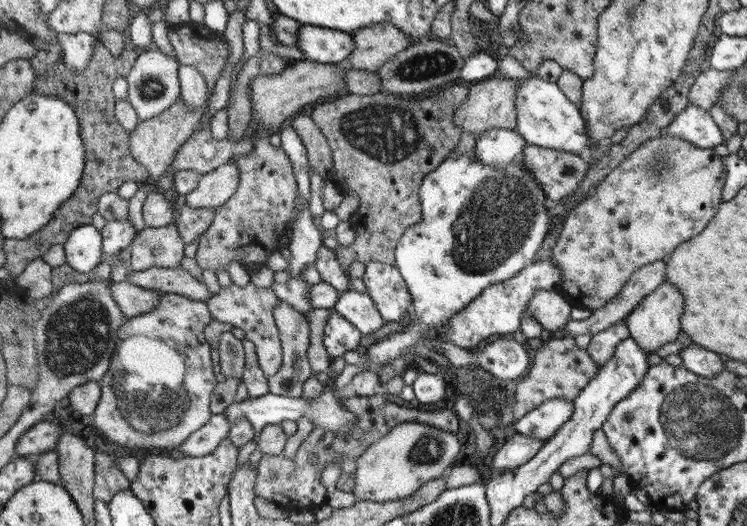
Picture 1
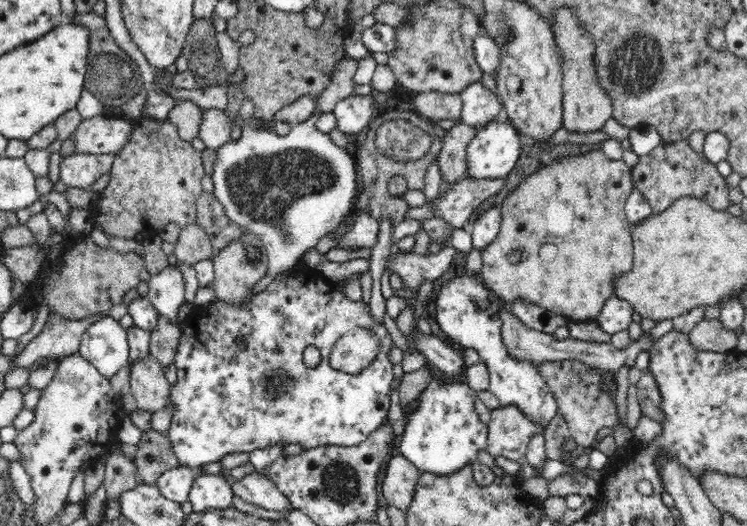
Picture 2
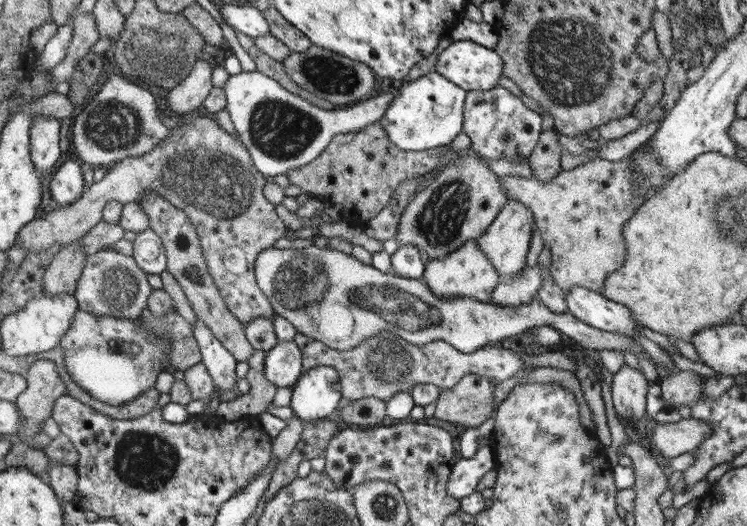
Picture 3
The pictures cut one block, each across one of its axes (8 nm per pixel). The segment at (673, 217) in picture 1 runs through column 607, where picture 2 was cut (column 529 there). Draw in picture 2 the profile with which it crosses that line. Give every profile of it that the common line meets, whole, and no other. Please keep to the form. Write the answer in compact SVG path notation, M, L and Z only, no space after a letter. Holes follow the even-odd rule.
M592 150L586 154L578 154L578 156L560 156L558 160L552 160L552 164L542 166L540 170L526 174L522 178L522 182L506 196L506 200L502 202L502 226L498 236L486 244L486 248L482 250L482 274L480 280L496 294L500 296L502 302L512 304L514 300L526 300L530 304L538 304L542 308L548 308L560 316L566 316L572 322L590 322L594 320L608 298L614 296L614 280L626 272L632 270L634 264L634 244L632 244L632 222L626 216L626 202L628 196L634 190L634 178L630 174L630 168L622 162L622 160L612 160L604 154L604 150Z

